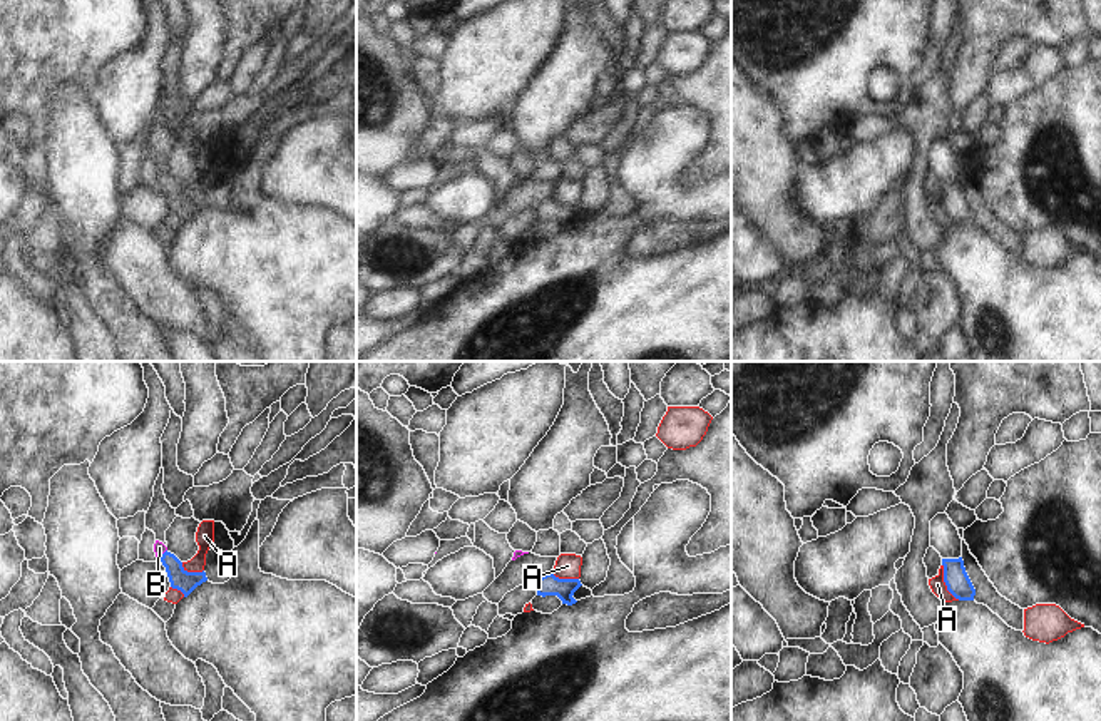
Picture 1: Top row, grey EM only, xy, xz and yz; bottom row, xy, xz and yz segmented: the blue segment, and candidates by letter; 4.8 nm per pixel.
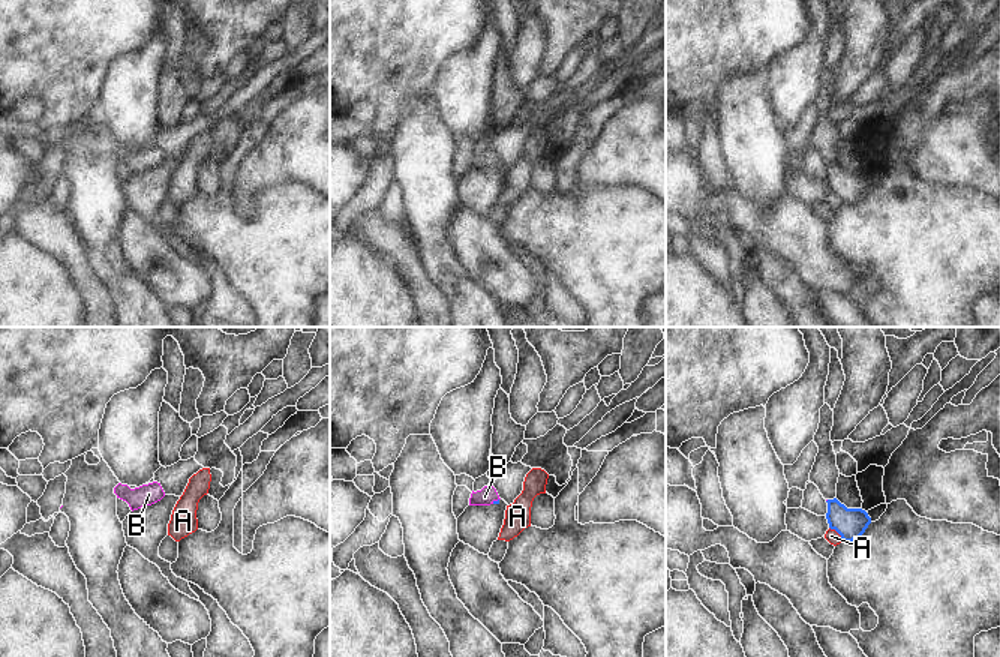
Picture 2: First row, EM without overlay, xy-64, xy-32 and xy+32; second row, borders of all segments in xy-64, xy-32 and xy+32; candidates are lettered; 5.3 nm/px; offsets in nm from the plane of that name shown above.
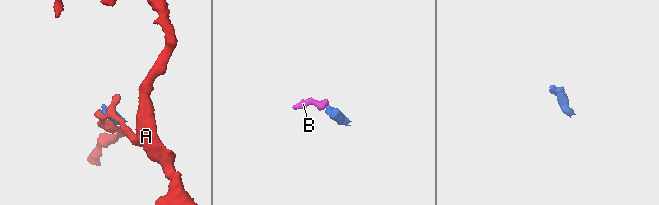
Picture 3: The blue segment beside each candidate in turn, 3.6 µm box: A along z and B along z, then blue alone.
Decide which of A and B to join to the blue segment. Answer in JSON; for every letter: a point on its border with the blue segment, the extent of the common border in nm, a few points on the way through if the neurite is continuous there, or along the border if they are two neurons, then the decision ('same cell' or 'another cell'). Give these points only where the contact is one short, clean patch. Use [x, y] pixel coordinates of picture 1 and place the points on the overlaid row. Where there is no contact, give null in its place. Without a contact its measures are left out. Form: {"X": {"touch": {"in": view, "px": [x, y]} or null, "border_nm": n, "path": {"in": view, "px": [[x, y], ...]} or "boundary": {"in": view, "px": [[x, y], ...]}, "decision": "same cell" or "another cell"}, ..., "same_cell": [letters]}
{"A": {"touch": {"in": "yz", "px": [944, 581]}, "border_nm": 190, "boundary": {"in": "yz", "px": [[942, 564], [942, 581], [959, 599]]}, "decision": "another cell"}, "B": {"touch": {"in": "xy", "px": [163, 554]}, "border_nm": 70, "path": {"in": "xy", "px": [[186, 582], [163, 554], [159, 547]]}, "decision": "same cell"}, "same_cell": ["B"]}

